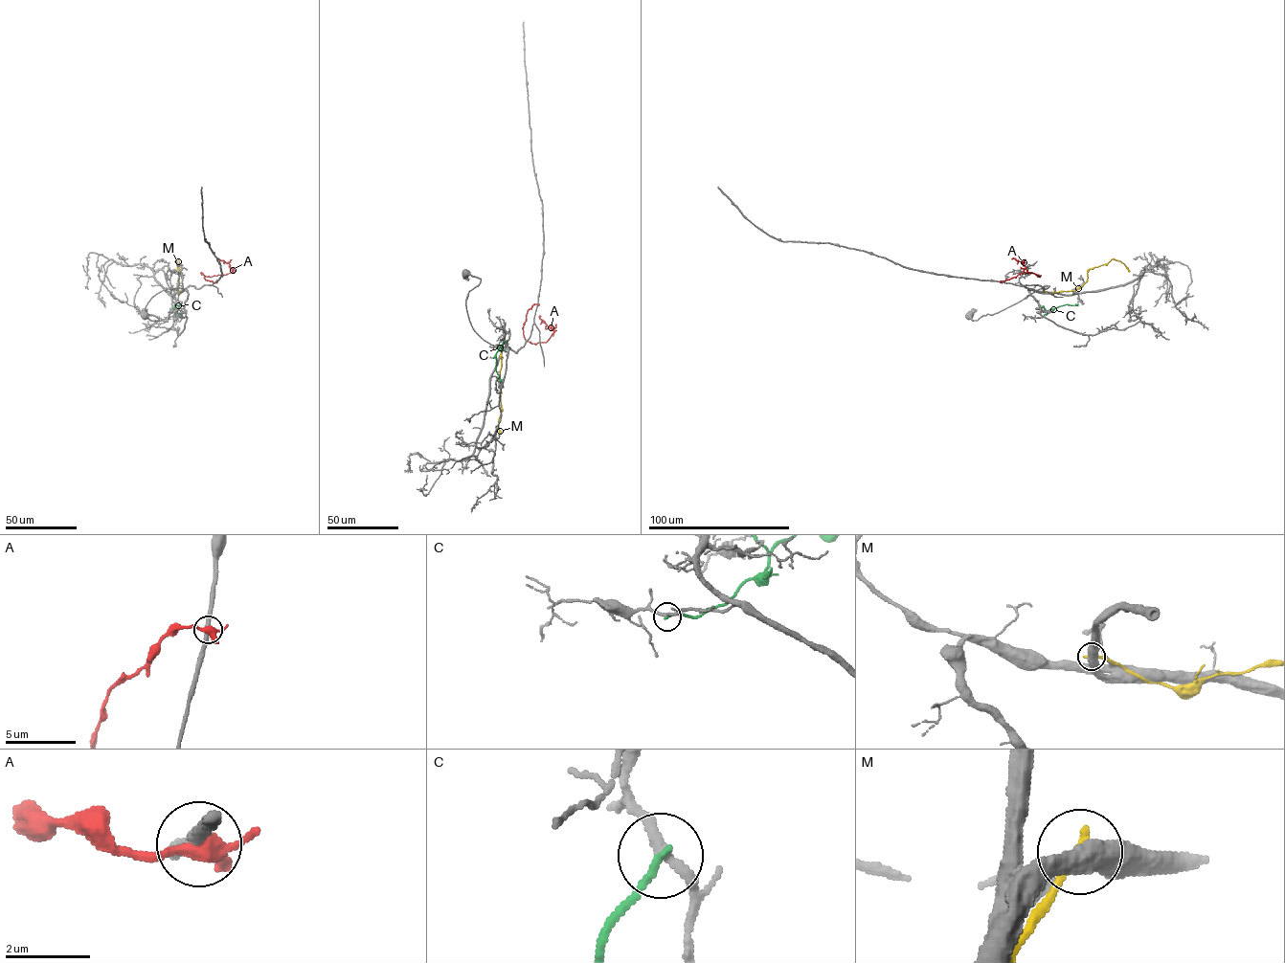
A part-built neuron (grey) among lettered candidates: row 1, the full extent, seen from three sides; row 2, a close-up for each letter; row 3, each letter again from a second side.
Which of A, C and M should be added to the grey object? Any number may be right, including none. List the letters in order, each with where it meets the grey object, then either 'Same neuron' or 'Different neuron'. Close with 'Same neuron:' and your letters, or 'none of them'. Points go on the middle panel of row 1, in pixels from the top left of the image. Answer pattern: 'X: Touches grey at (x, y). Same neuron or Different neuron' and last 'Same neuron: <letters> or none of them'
A: Touches grey at (537, 304). Different neuron
C: Touches grey at (505, 340). Different neuron
M: Touches grey at (505, 347). Different neuron
Same neuron: none of them

